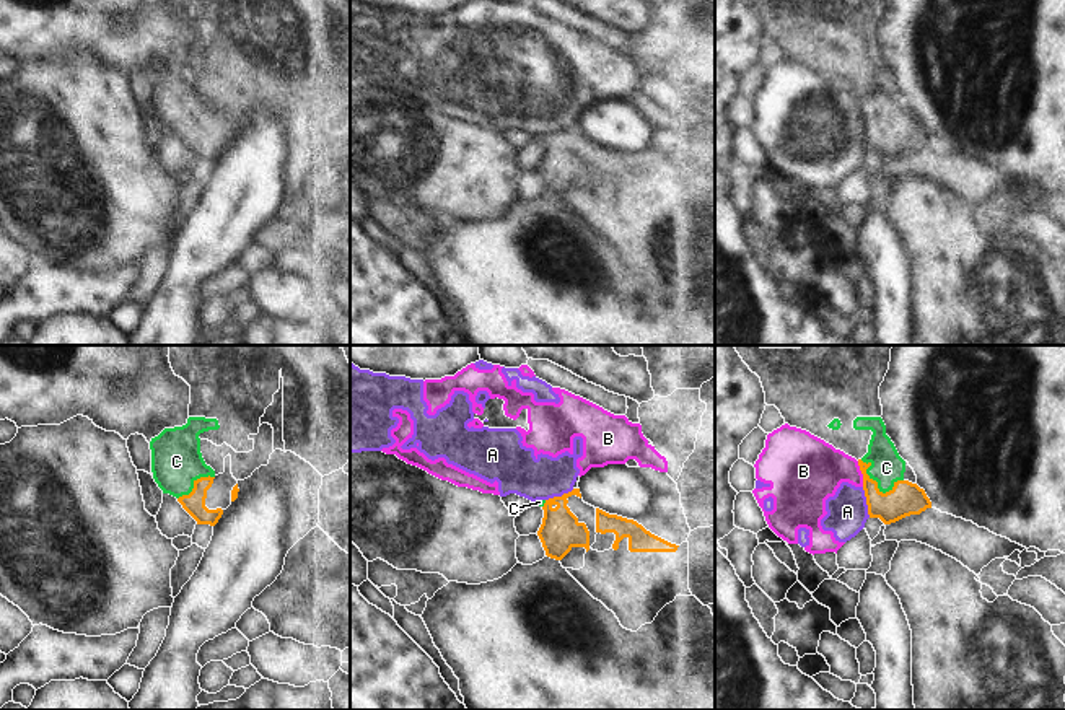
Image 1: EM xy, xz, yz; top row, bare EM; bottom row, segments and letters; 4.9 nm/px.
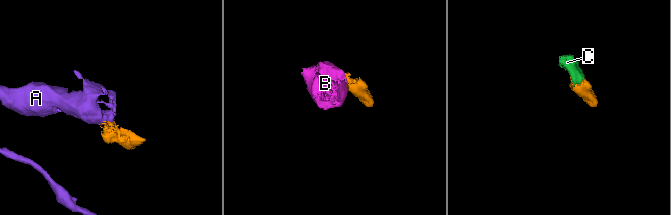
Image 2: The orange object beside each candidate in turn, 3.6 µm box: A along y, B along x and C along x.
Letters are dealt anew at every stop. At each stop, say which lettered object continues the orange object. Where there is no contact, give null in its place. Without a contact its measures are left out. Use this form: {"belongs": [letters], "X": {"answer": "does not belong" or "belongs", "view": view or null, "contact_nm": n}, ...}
{"belongs": ["C"], "A": {"answer": "does not belong", "view": "yz", "contact_nm": 160}, "B": {"answer": "does not belong", "view": "yz", "contact_nm": 130}, "C": {"answer": "belongs", "view": "yz", "contact_nm": 240}}

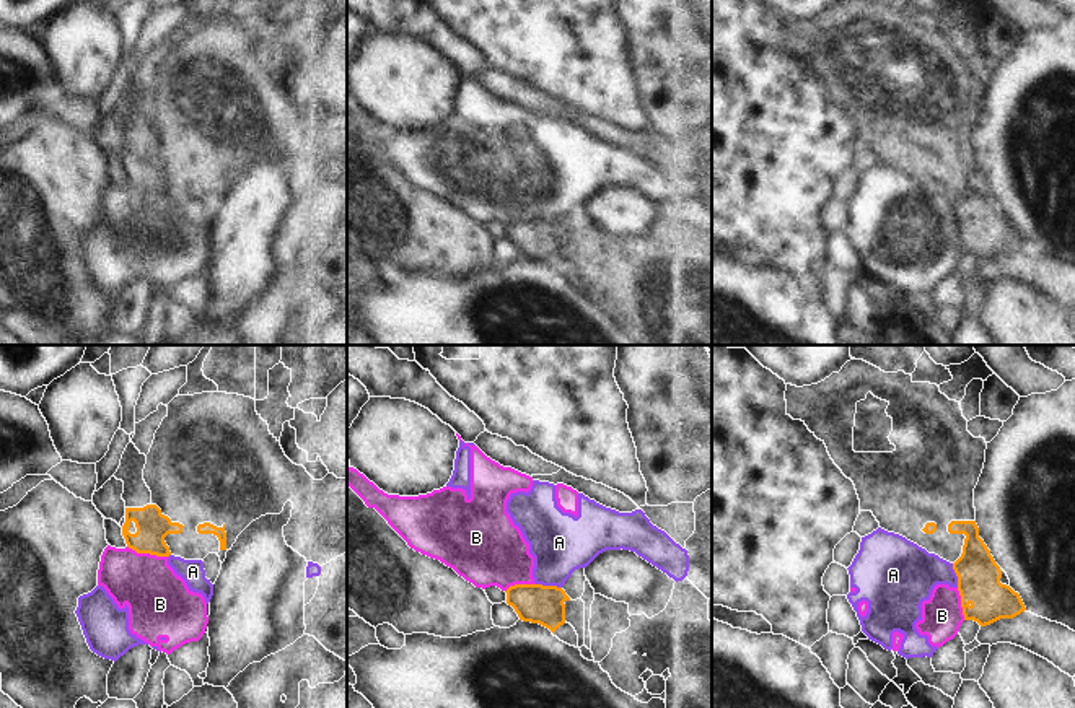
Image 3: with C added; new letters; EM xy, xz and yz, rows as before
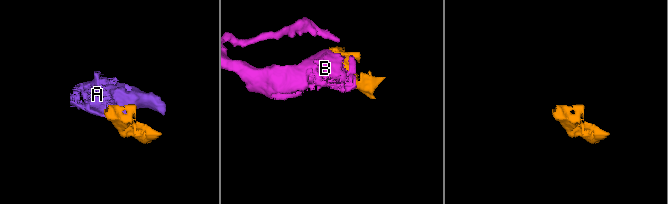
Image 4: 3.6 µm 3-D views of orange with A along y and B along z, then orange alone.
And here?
{"belongs": [], "A": {"answer": "does not belong", "view": "xz", "contact_nm": 130}, "B": {"answer": "does not belong", "view": "xy", "contact_nm": 200}}

